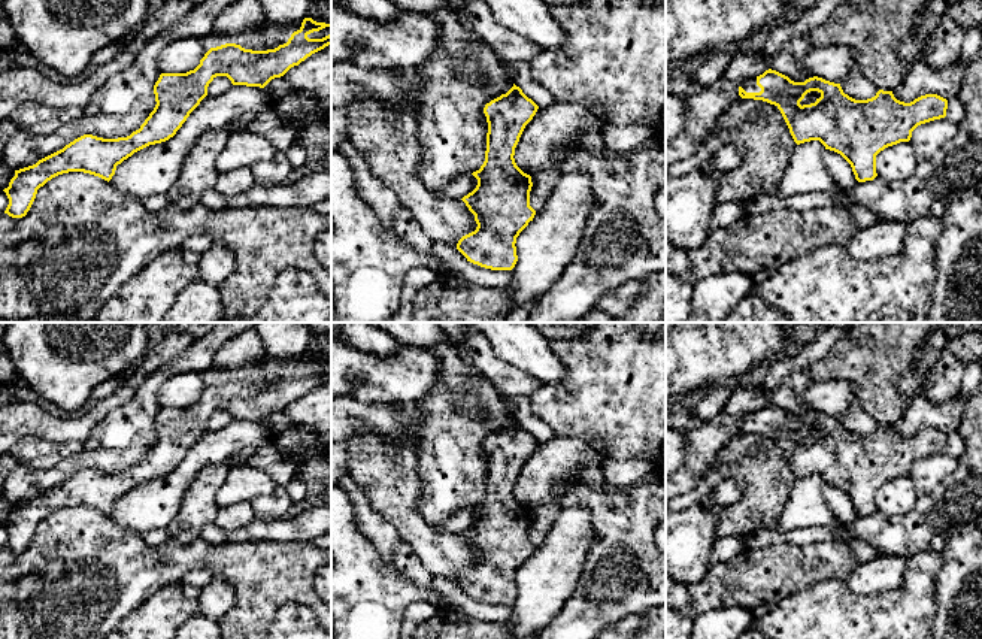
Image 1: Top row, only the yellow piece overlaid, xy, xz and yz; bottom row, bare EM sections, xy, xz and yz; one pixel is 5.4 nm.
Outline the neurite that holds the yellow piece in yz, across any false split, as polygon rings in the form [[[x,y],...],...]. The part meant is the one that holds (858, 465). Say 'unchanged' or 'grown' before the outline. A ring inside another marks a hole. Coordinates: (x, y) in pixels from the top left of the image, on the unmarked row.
grown; [[[772,403],[757,412],[746,414],[739,421],[739,430],[775,439],[797,479],[819,475],[825,484],[840,488],[851,499],[858,517],[873,515],[878,511],[876,490],[881,485],[900,476],[909,476],[918,460],[945,452],[948,443],[948,434],[937,428],[925,428],[904,437],[897,434],[892,426],[879,424],[872,433],[855,434],[843,427],[840,418],[818,411],[794,417]],[[810,426],[818,426],[821,431],[815,437],[801,440],[800,436]]]

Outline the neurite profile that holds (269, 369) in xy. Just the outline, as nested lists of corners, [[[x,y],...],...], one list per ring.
[[[263,355],[263,358],[245,369],[237,369],[230,375],[215,375],[212,370],[204,373],[207,376],[209,384],[216,382],[225,378],[236,378],[245,384],[252,385],[267,385],[275,384],[279,379],[288,376],[291,369],[300,364],[301,357],[290,358],[290,360],[279,360],[278,357]]]

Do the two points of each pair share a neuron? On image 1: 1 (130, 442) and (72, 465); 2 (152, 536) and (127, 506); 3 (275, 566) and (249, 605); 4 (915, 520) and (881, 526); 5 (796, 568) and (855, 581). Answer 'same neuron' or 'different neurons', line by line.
1: same neuron
2: different neurons
3: same neuron
4: same neuron
5: different neurons

